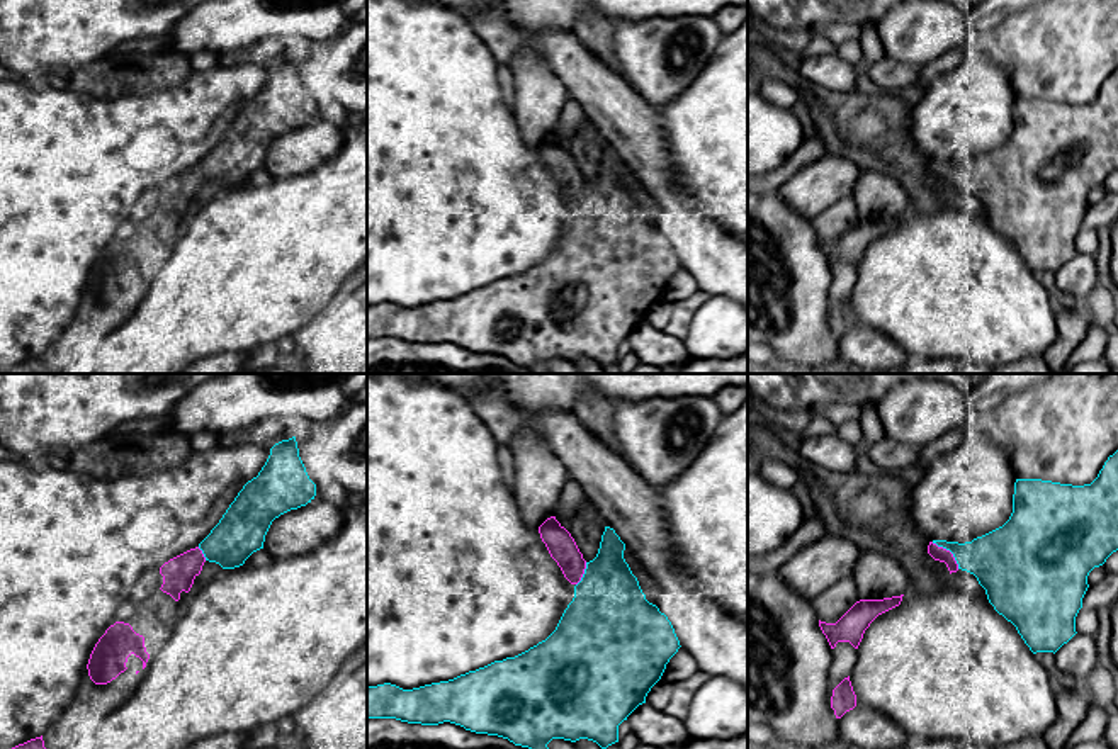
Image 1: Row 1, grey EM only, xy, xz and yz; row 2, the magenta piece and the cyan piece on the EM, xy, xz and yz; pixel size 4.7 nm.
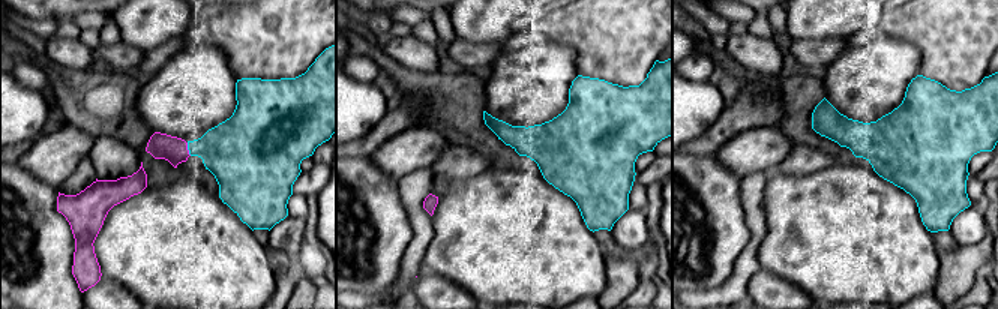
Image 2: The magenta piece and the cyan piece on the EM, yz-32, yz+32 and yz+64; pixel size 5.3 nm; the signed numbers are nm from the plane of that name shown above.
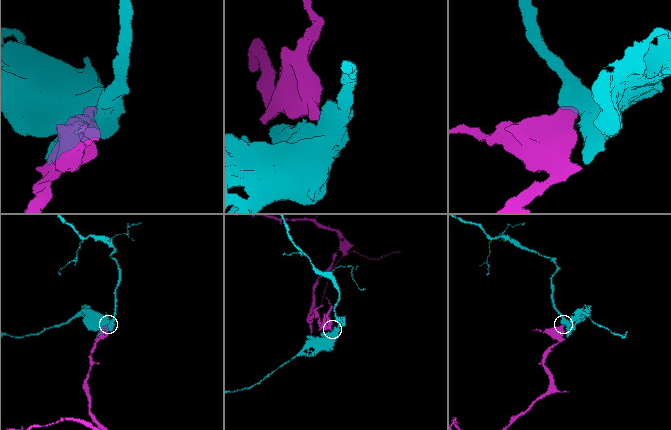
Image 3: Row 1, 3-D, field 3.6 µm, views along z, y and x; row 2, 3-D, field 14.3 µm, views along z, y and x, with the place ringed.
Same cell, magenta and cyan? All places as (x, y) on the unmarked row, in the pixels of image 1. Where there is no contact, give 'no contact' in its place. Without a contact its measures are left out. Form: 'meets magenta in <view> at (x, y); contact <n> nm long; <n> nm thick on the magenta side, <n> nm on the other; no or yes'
meets magenta in yz at (948, 170); contact 180 nm long; 70 nm thick on the magenta side, 280 nm on the other; yes

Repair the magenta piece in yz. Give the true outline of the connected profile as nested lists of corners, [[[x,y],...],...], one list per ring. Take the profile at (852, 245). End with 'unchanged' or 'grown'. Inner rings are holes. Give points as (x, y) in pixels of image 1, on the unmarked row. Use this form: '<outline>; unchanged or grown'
[[[904,214],[884,219],[860,219],[836,243],[819,239],[819,246],[831,268],[834,268],[838,262],[850,262],[855,268],[858,268],[870,243],[878,234],[899,226],[902,216]]]; unchanged

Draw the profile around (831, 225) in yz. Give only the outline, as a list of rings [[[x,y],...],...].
[[[844,197],[834,209],[816,217],[812,226],[821,241],[836,243],[856,221],[860,221],[856,204],[853,197]]]

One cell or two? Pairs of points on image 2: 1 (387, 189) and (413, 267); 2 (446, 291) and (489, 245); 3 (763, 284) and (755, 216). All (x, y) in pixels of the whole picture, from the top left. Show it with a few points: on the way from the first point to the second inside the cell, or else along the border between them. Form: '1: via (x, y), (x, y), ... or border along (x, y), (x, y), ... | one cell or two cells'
1: border along (407, 210), (411, 240), (396, 279) | two cells
2: border along (431, 269), (470, 293) | two cells
3: border along (760, 267), (751, 278), (746, 293) | two cells

